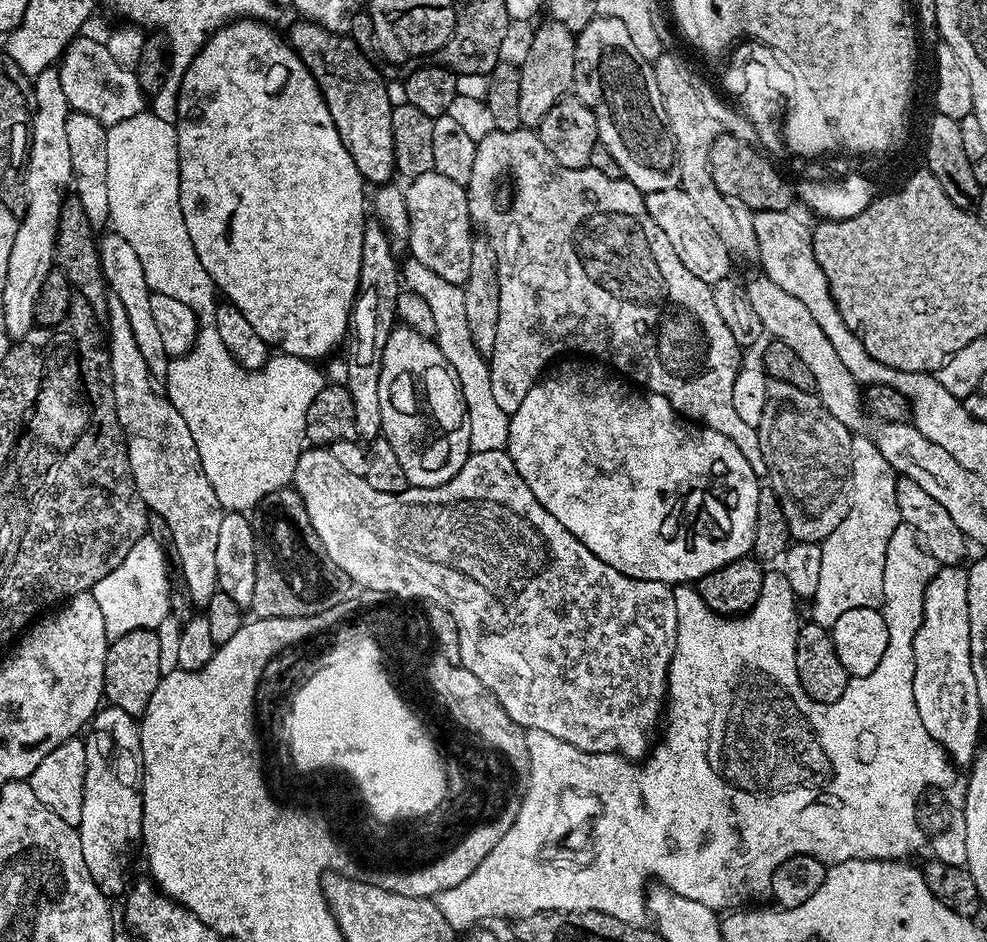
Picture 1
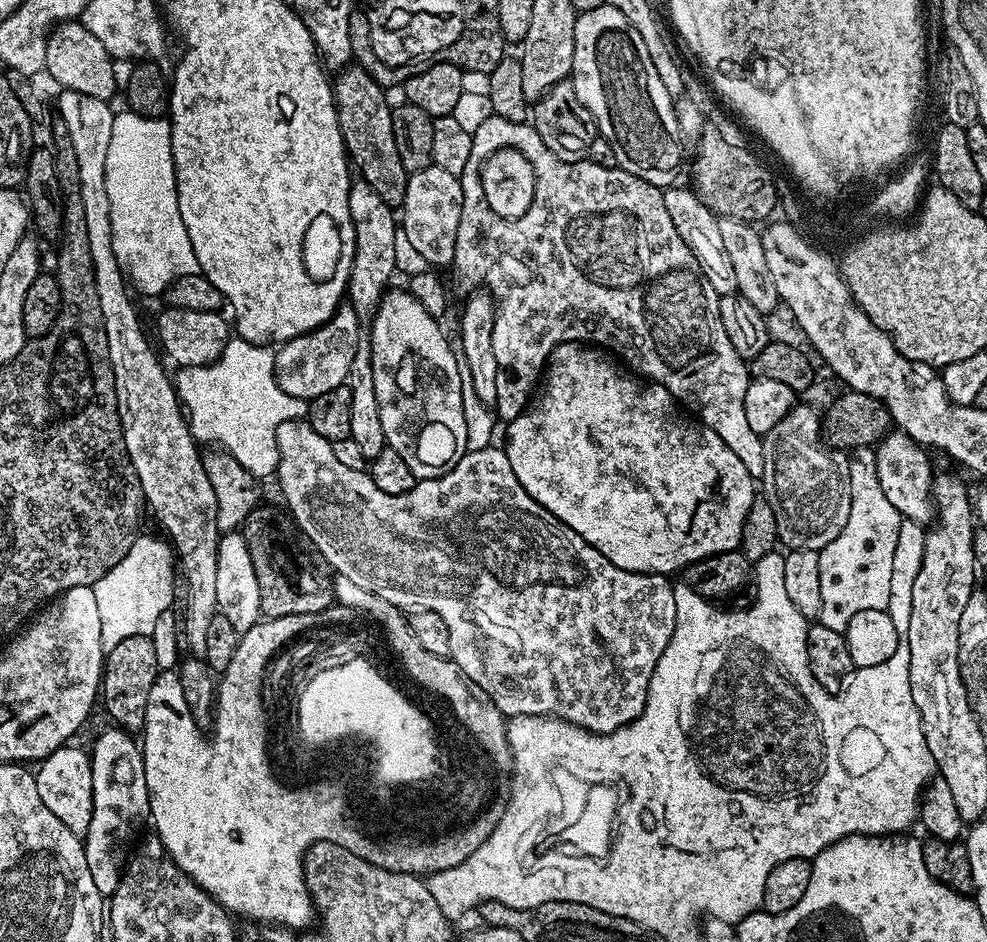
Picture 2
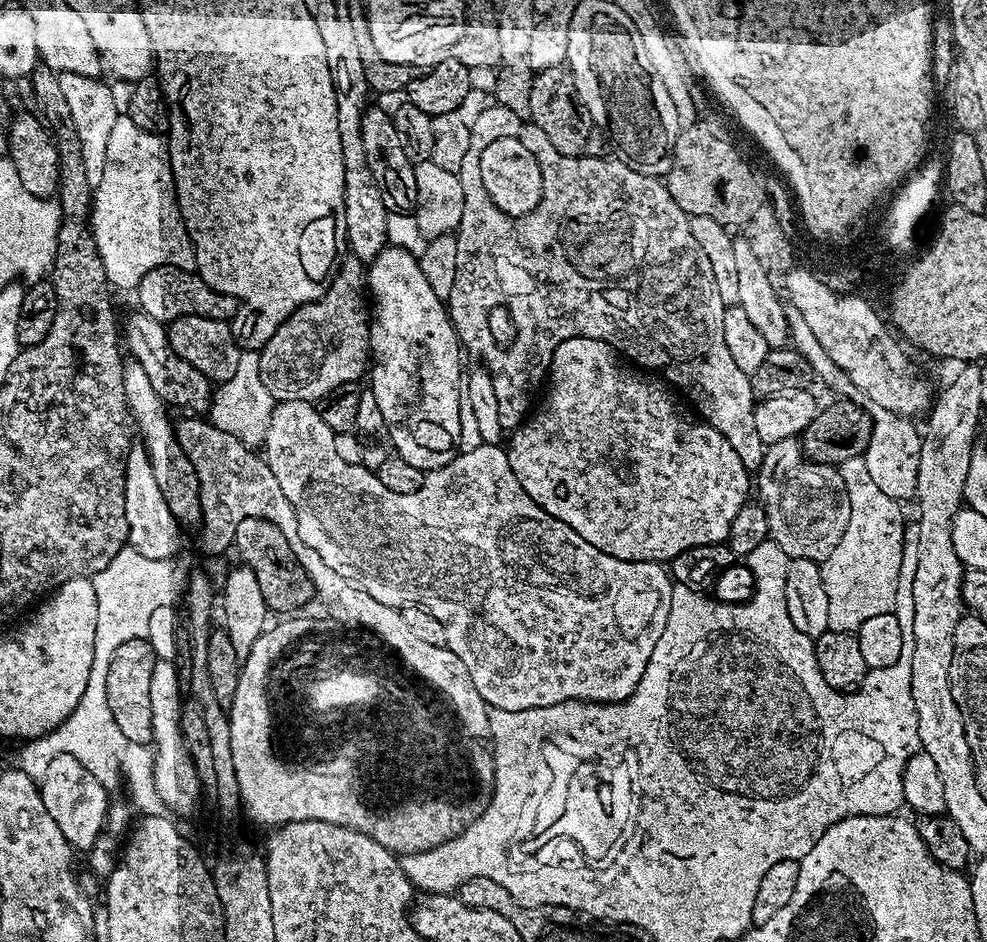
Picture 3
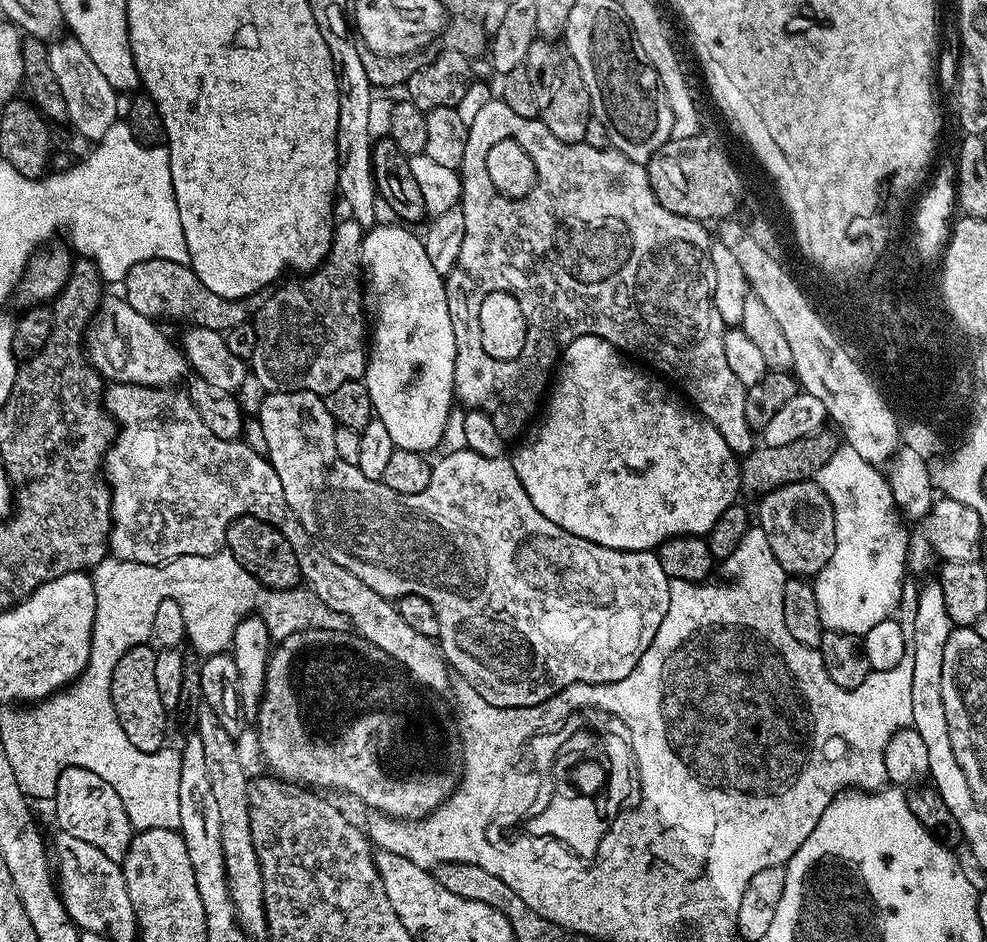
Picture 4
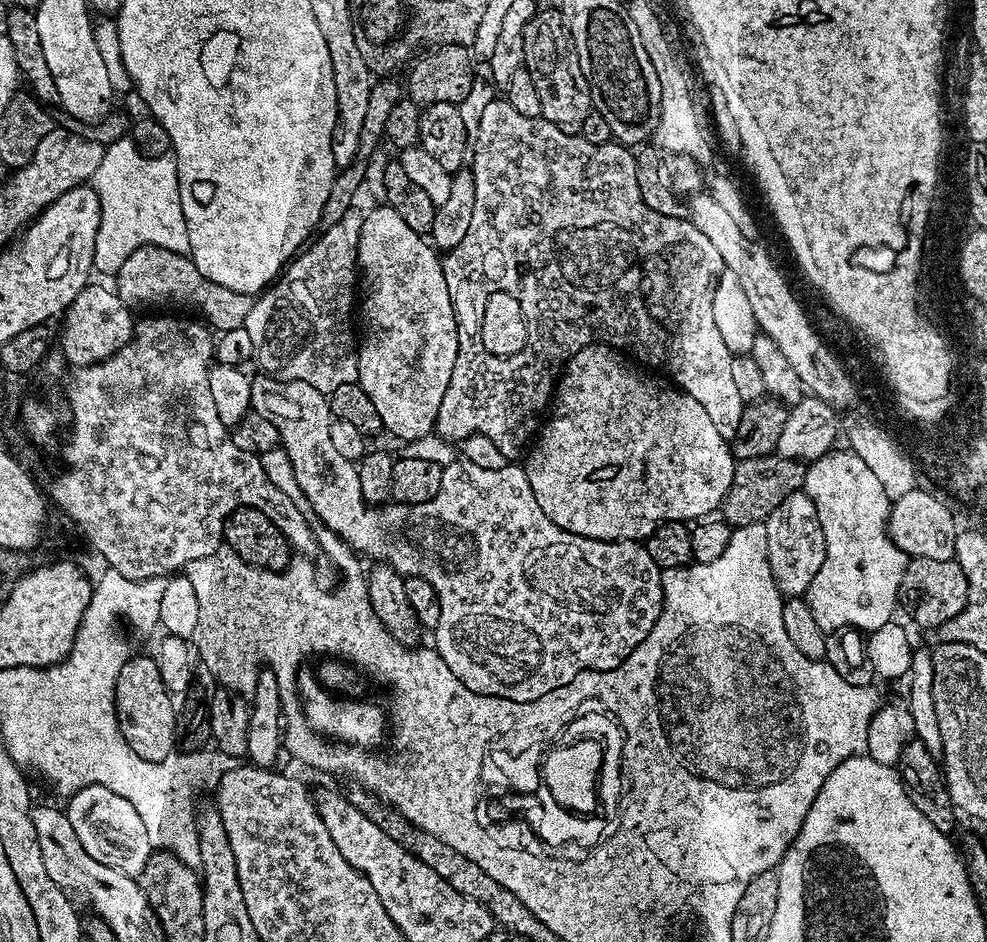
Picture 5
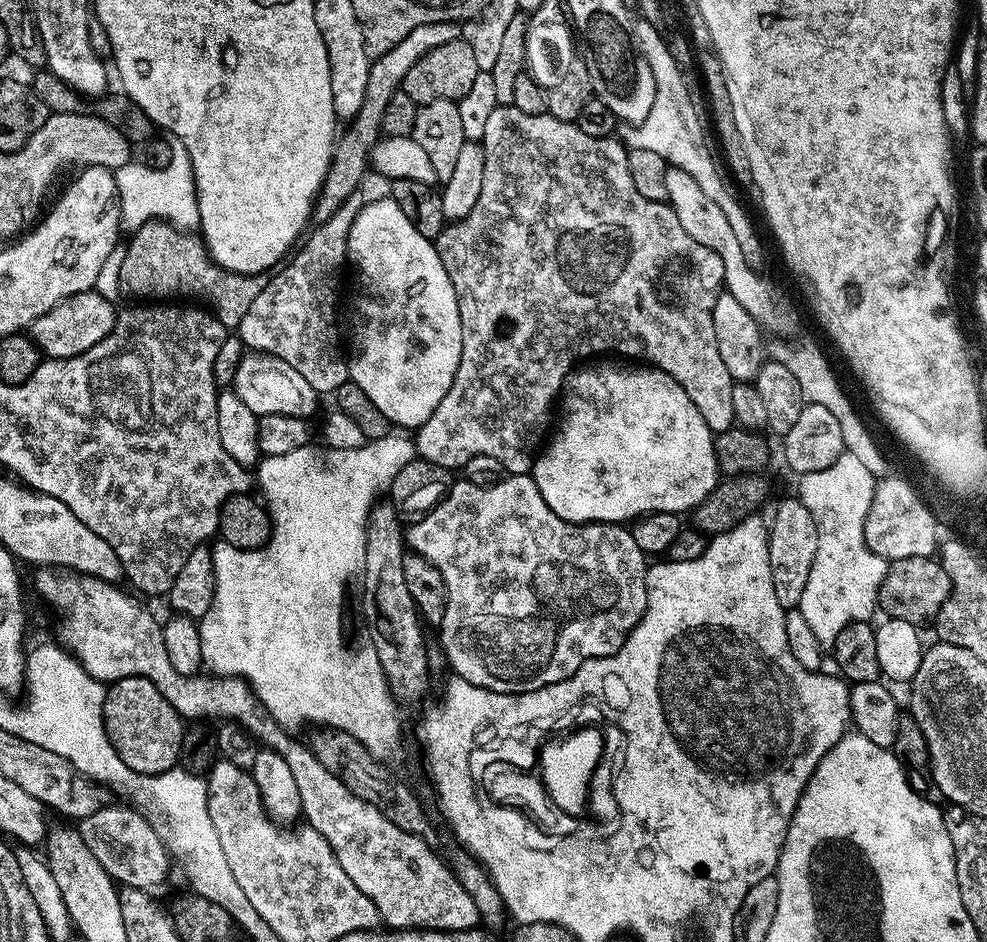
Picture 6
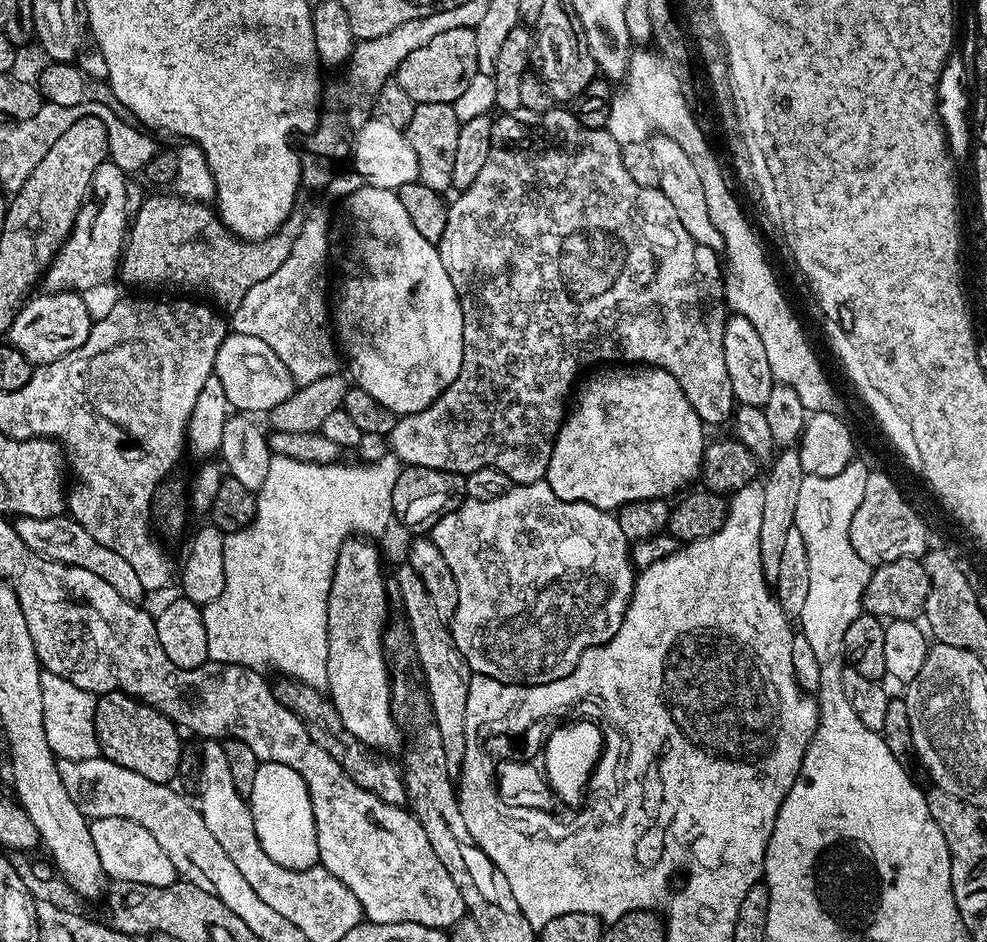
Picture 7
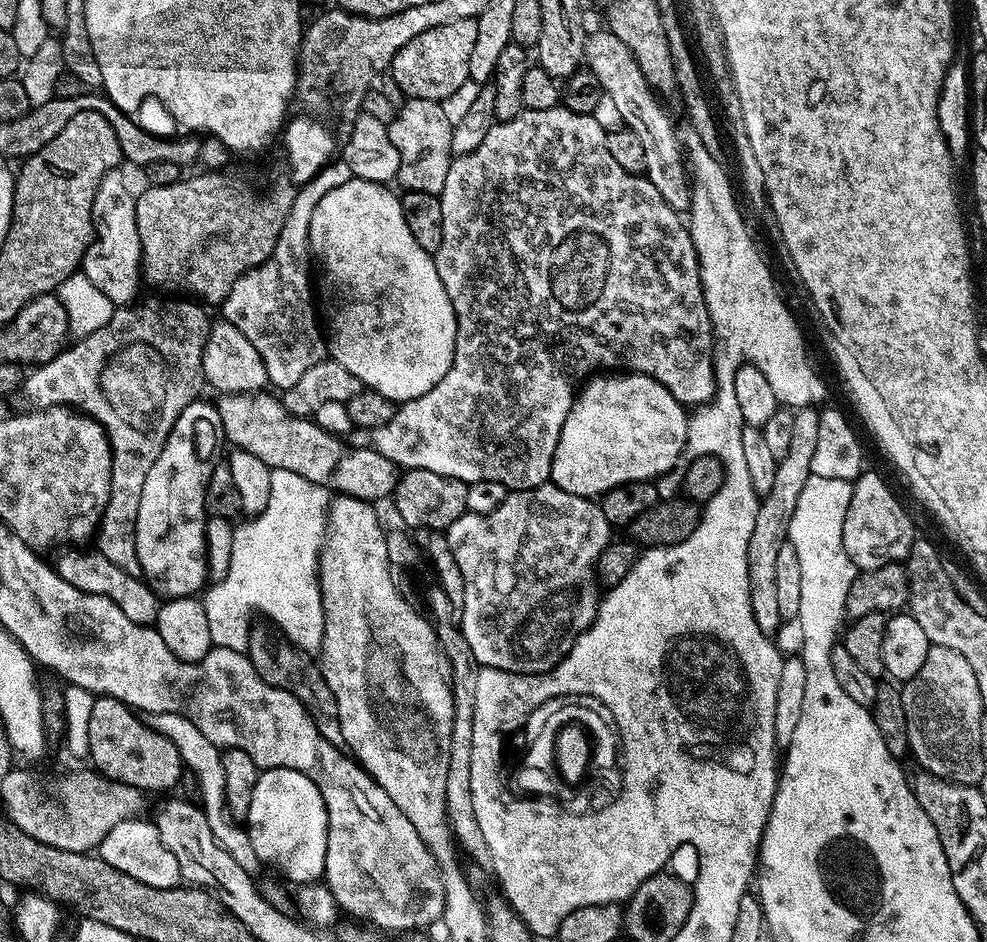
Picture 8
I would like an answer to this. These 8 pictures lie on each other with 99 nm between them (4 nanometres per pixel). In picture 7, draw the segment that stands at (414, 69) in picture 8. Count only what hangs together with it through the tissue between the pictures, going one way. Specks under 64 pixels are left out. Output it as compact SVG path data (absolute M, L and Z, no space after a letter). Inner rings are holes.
M459 28L446 30L446 34L434 34L426 46L412 53L398 66L394 77L398 86L410 94L410 98L417 104L446 103L453 105L470 85L478 73L478 42L475 28Z

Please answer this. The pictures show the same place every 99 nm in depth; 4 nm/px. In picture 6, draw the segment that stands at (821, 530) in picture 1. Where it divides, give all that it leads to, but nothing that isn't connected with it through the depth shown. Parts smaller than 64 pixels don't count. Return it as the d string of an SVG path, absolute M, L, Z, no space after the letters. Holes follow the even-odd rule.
M799 498L784 500L776 508L772 520L770 516L770 527L768 529L768 553L770 554L770 578L774 578L774 594L778 602L786 610L797 607L802 598L802 590L806 590L806 582L810 582L810 570L814 566L814 558L818 554L818 530L810 510Z

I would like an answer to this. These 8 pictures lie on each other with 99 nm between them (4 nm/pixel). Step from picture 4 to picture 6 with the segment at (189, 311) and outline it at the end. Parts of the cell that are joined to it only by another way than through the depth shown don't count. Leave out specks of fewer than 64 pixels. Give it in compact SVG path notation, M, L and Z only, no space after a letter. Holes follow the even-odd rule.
M162 220L143 224L131 236L132 241L127 241L120 267L120 290L124 294L141 296L144 299L141 301L168 302L179 298L184 302L195 302L217 316L225 328L236 330L242 318L246 318L246 310L250 310L254 298L258 298L268 285L267 275L243 276L218 267L199 235L183 232Z

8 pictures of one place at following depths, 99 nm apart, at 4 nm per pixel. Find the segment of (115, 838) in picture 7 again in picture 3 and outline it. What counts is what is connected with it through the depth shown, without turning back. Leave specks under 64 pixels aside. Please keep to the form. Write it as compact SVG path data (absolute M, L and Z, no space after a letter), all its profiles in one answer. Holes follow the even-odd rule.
M58 754L58 758L50 762L38 787L50 818L54 818L54 823L58 825L58 830L62 830L66 842L76 850L91 849L100 839L108 822L109 789L100 777L90 774L90 770L86 770L78 758L70 758L70 754Z

